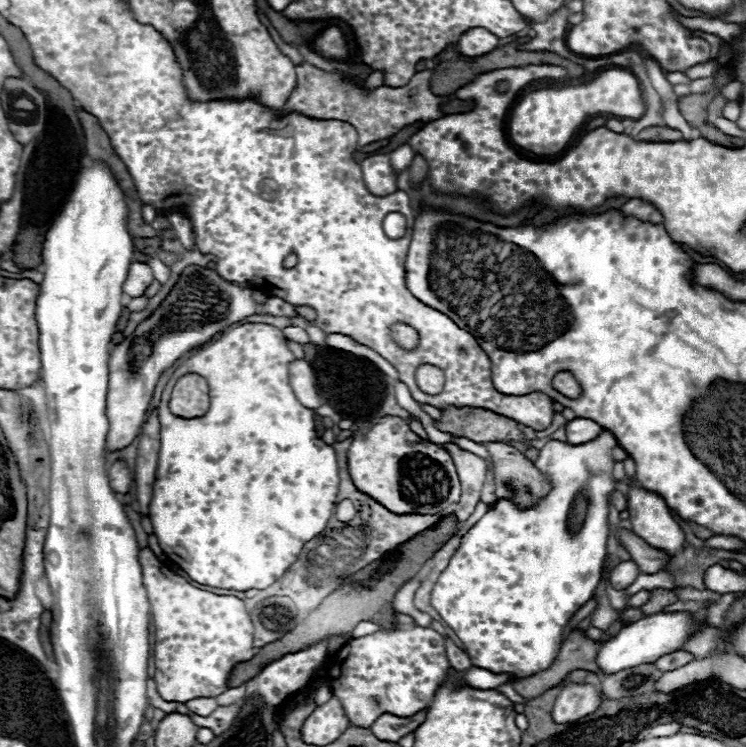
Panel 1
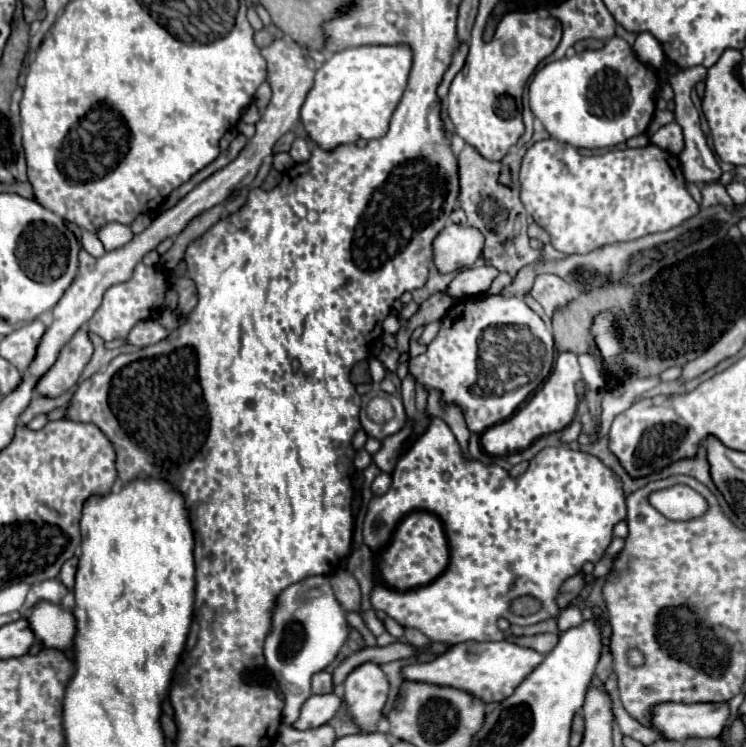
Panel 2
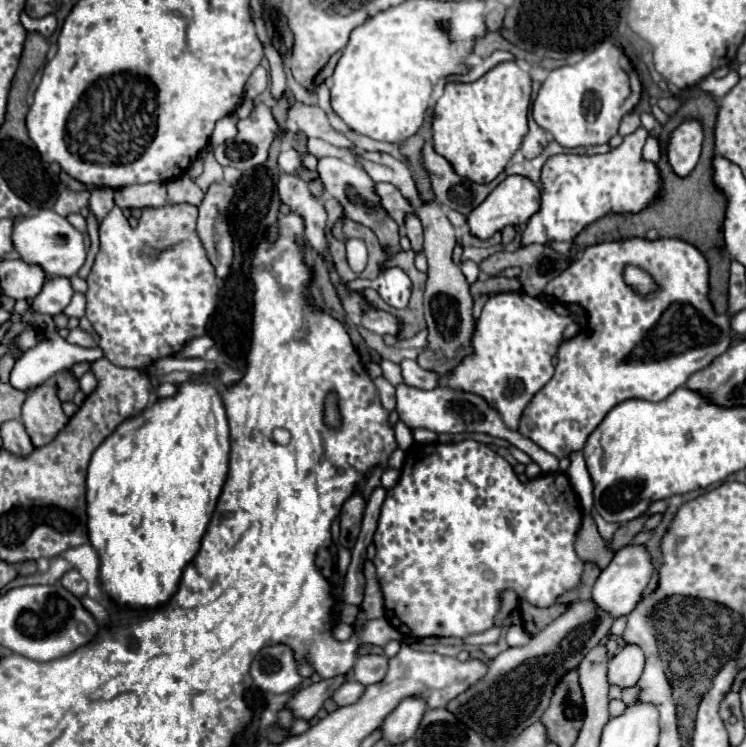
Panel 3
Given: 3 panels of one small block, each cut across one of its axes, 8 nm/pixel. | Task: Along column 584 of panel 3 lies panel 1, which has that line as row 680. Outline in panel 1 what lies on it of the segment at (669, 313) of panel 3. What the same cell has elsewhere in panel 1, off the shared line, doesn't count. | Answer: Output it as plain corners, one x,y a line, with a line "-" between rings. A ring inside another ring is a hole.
414,626
352,638
336,652
328,668
328,682
350,724
370,728
382,712
394,712
394,716
414,716
414,712
424,710
432,702
438,684
446,678
446,670
448,658
444,638
432,628
-
318,640
316,644
308,646
306,650
300,650
300,652
294,652
294,654
286,654
282,656
280,660
274,660
270,662
268,666
262,668
262,672
258,676
254,676
252,680
248,680
244,686
246,686
246,696
244,700
252,698
252,696
258,696
268,708
278,708
282,706
282,702
286,702
292,694
296,694
298,690
306,688
314,670
318,670
324,662
326,662
326,654
328,654
328,640

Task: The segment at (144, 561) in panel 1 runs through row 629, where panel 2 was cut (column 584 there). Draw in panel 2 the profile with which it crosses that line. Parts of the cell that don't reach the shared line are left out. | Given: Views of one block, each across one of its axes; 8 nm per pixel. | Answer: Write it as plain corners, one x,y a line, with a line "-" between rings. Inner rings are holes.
552,138
526,150
520,168
520,200
534,222
550,234
550,244
564,254
588,254
606,244
664,232
700,210
686,190
678,156
654,144
584,156
574,146
562,146

